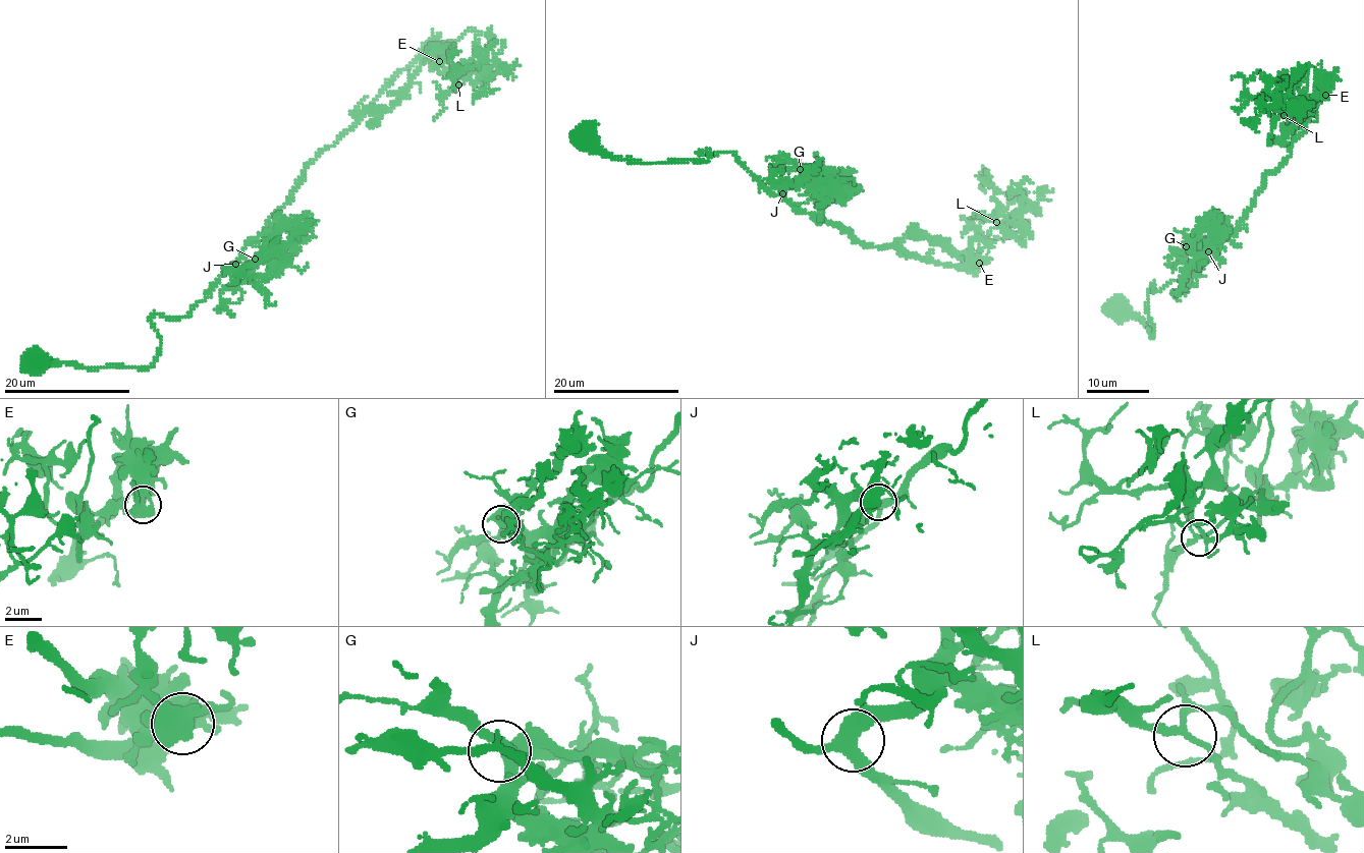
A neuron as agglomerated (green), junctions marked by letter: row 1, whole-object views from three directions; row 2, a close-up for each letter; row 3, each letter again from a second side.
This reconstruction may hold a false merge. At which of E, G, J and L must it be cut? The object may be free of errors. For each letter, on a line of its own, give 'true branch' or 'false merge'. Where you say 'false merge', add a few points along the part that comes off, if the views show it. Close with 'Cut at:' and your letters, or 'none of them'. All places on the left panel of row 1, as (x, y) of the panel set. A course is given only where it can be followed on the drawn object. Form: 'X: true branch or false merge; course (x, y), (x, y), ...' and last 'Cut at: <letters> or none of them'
E: false merge; course (439, 62), (431, 67), (468, 32), (477, 31), (469, 79), (480, 80), (484, 70), (485, 92), (498, 90)
G: true branch
J: true branch
L: true branch
Cut at: E

